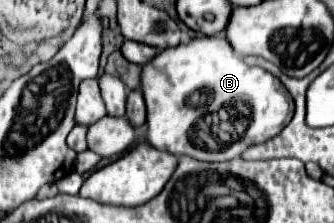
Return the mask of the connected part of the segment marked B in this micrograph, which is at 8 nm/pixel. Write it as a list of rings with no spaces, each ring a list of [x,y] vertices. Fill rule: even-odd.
[[[220,36],[192,38],[176,48],[166,48],[160,52],[160,56],[156,56],[156,60],[150,60],[146,66],[142,66],[140,88],[144,92],[148,110],[148,144],[156,150],[170,152],[174,156],[190,156],[202,162],[226,162],[240,158],[248,146],[260,144],[280,134],[294,116],[294,100],[280,78],[258,66],[248,66],[234,52],[230,42]]]

